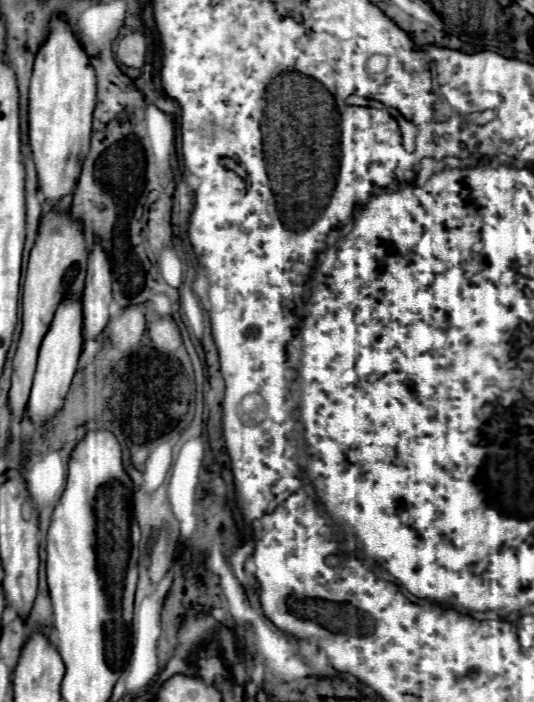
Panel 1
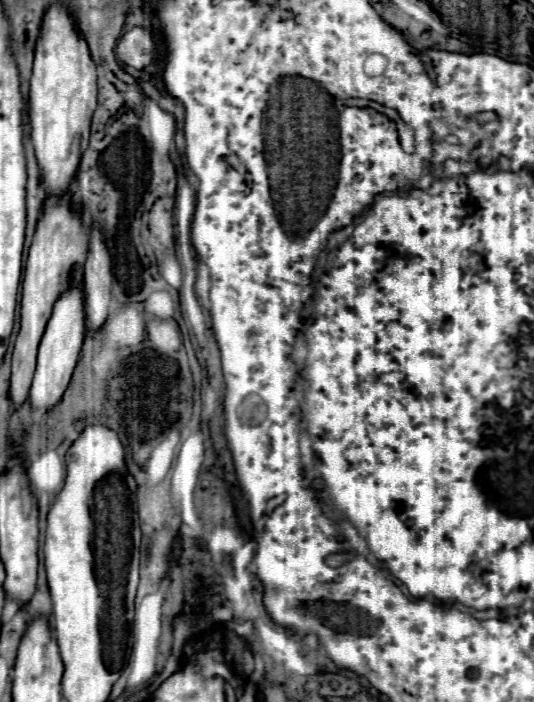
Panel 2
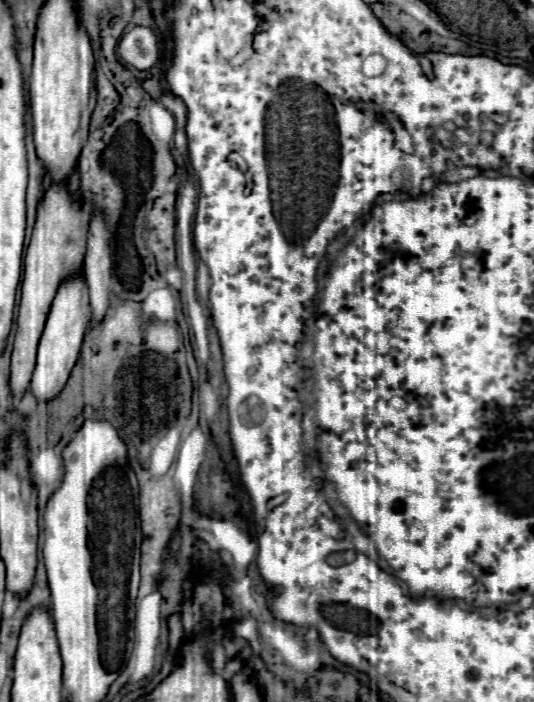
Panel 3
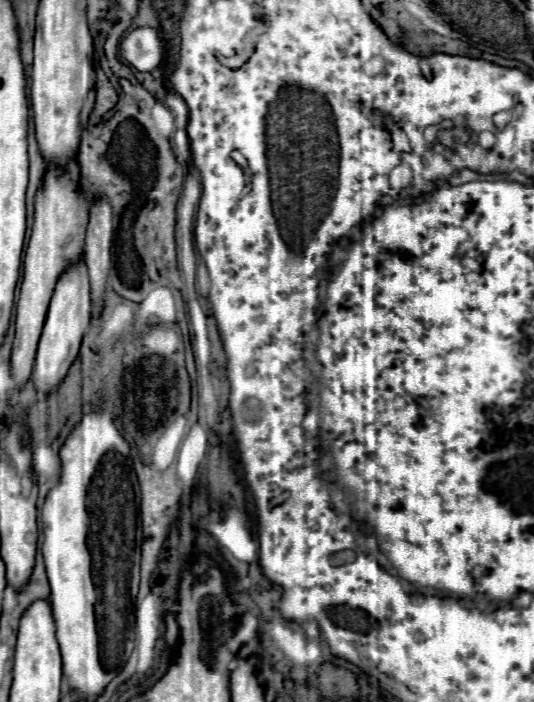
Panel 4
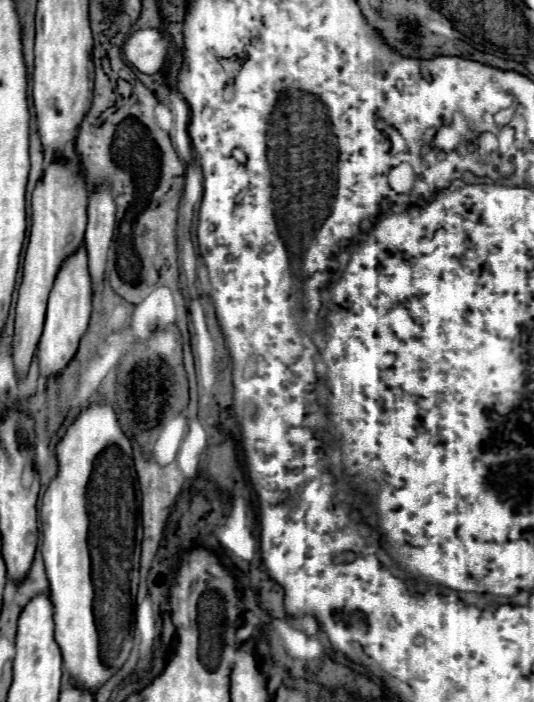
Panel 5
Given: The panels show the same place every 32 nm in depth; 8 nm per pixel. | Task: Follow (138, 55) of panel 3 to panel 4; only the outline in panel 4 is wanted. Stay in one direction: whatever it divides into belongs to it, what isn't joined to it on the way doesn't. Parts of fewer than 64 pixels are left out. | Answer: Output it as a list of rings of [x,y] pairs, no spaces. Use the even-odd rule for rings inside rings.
[[[139,27],[124,36],[120,42],[120,54],[140,72],[154,70],[163,62],[166,42],[158,36],[154,28]]]

